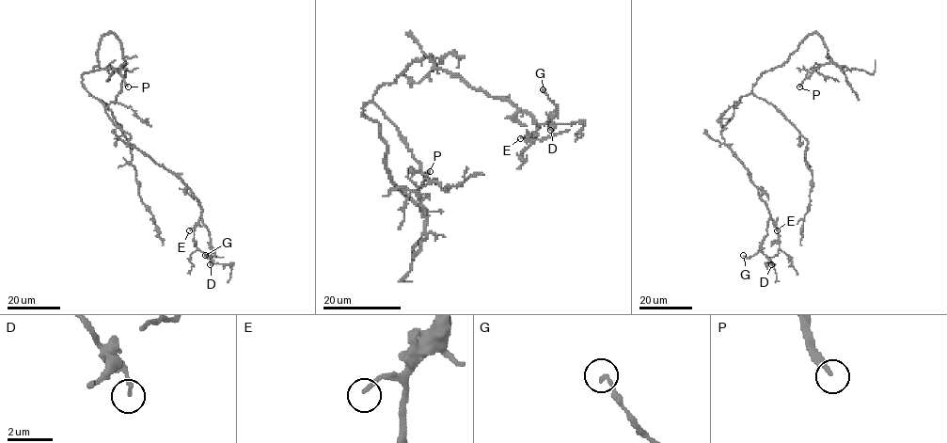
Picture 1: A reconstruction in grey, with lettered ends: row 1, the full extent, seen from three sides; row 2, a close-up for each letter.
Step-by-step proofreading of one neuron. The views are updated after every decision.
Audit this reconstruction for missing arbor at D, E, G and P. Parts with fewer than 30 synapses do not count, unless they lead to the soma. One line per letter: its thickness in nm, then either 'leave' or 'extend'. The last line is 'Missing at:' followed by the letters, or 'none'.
D: calibre 160 nm; leave
E: calibre 160 nm; leave
G: calibre 160 nm; leave
P: calibre 220 nm; extend
Missing at: P

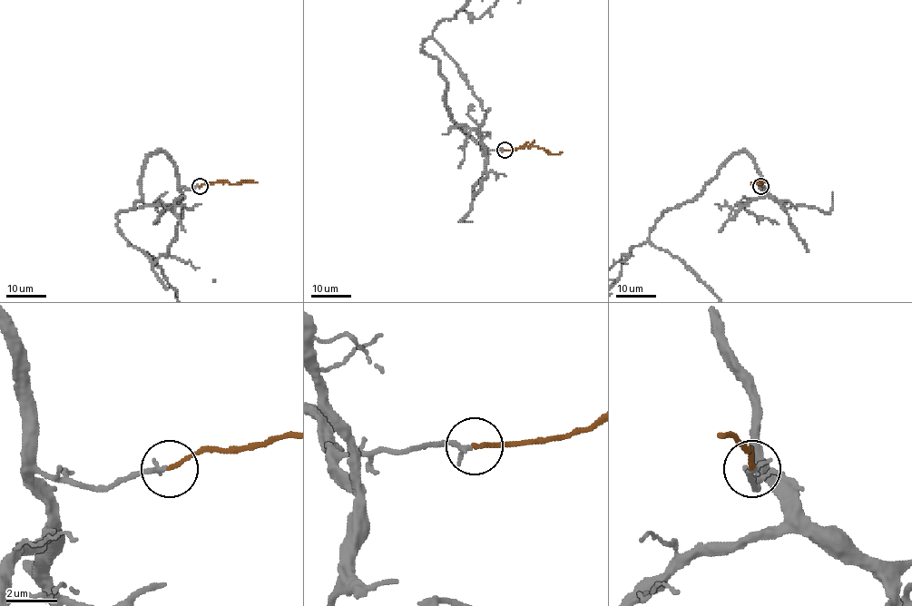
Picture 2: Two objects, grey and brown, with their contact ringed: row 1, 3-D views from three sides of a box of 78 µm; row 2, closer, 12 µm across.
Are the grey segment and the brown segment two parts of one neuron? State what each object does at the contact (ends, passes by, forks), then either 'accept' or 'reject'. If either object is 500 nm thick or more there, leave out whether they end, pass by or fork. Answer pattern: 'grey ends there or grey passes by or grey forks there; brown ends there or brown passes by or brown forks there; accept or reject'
grey ends there; brown ends there; accept

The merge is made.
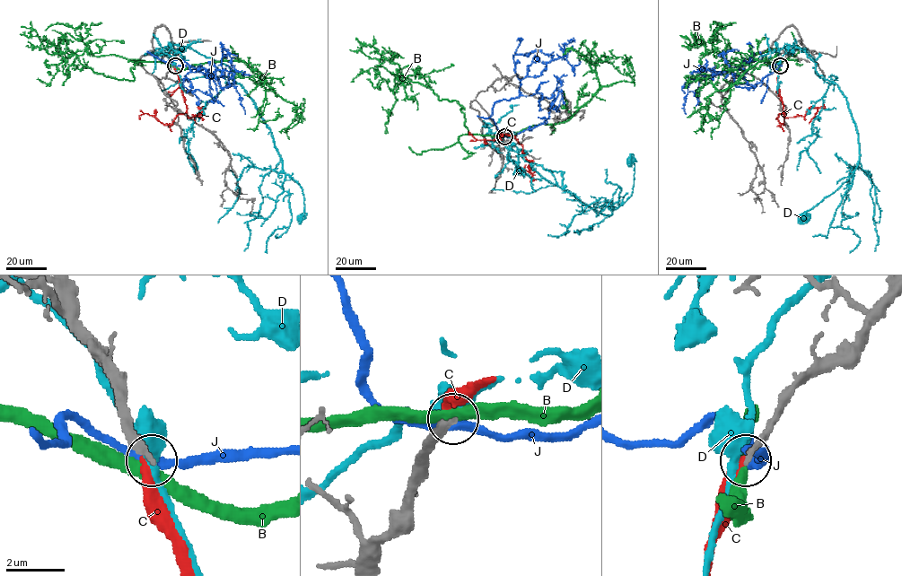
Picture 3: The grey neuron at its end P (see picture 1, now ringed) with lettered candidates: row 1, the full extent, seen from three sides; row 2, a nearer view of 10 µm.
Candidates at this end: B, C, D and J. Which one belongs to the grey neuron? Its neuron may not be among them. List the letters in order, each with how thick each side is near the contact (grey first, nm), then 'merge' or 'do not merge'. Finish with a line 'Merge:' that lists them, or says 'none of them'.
B: 280 nm thick on the grey side, 380 nm on the other; do not merge
C: 300 nm thick on the grey side, 360 nm on the other; merge
D: 340 nm thick on the grey side, 440 nm on the other; do not merge
J: 320 nm thick on the grey side, 280 nm on the other; do not merge
Merge: C

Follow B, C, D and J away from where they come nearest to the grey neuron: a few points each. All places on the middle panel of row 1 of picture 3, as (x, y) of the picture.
B: (503, 135), (472, 135), (456, 100), (420, 83), (397, 85), (407, 65), (404, 76), (374, 65)
C: (504, 135), (509, 134), (522, 146), (524, 156), (530, 161), (531, 173), (524, 169), (525, 165)
D: (503, 135), (494, 141), (526, 161), (563, 171), (564, 188), (604, 214), (631, 195), (630, 160)
J: (503, 136), (490, 117), (493, 105), (516, 98), (521, 80), (539, 76), (574, 41)

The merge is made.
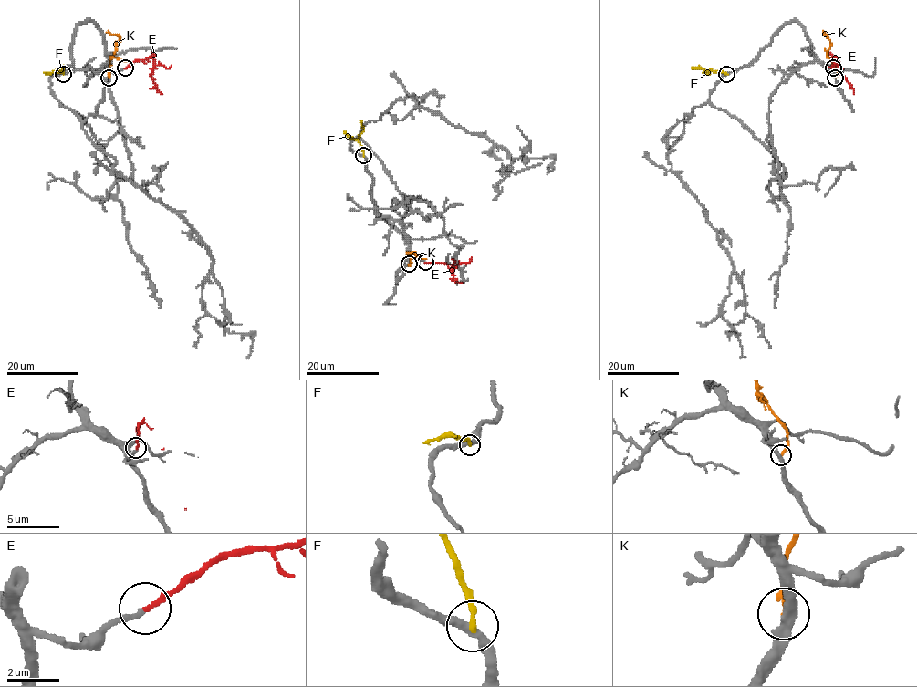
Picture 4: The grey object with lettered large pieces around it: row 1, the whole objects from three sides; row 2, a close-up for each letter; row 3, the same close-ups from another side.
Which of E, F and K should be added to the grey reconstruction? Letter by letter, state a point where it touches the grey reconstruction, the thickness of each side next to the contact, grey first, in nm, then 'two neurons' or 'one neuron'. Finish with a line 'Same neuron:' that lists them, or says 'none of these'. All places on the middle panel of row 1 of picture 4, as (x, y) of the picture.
E: (425, 262) | 200/170 nm | one neuron
F: (363, 155) | 320/200 nm | two neurons
K: (409, 264) | 360/220 nm | two neurons
Same neuron: E

